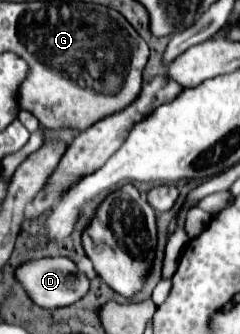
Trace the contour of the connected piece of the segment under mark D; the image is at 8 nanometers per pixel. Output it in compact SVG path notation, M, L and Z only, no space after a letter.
M53 257L53 259L39 259L29 261L17 269L19 283L27 289L29 297L47 309L53 307L67 307L77 301L81 301L89 293L89 279L83 271L77 269L77 265L67 257Z

